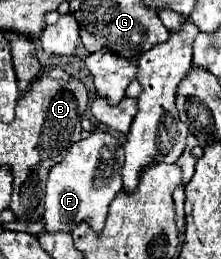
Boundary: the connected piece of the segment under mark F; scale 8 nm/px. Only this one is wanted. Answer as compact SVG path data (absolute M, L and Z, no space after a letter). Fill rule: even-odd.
M92 132L88 138L80 140L66 158L52 168L46 182L46 212L44 230L50 234L66 232L70 234L78 224L86 222L94 234L100 234L106 222L108 206L122 190L122 166L124 148L118 138L110 132Z

